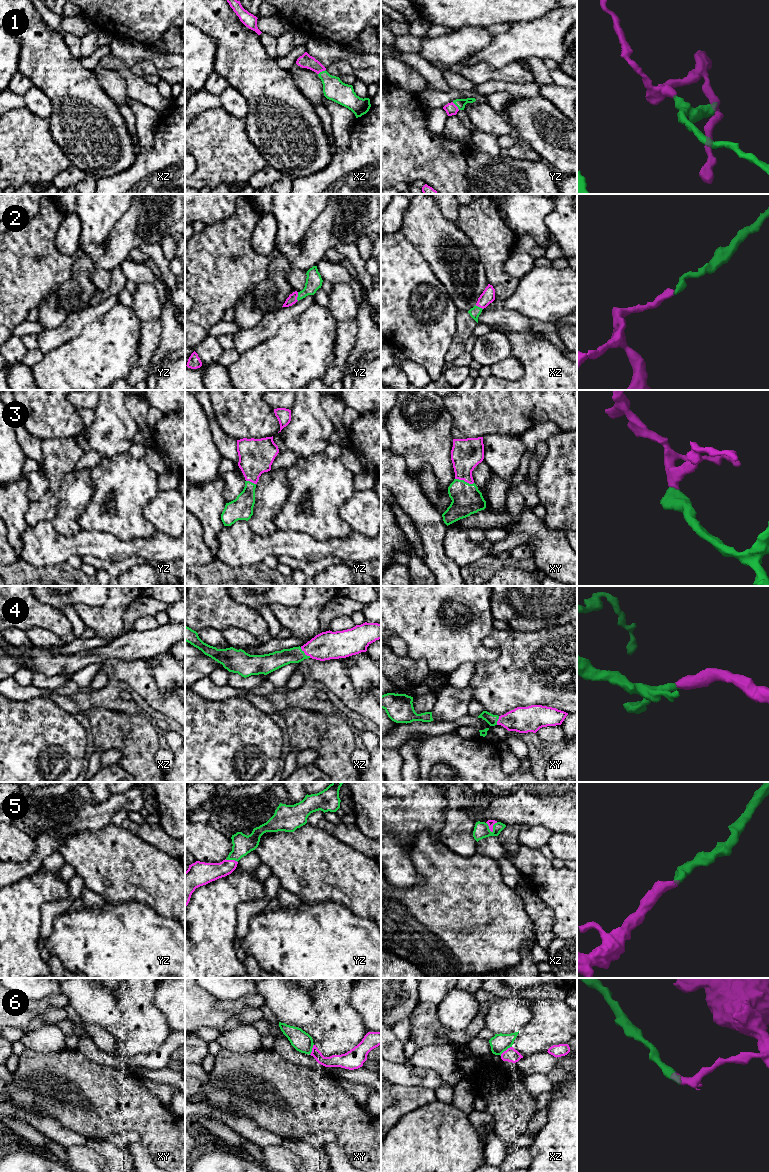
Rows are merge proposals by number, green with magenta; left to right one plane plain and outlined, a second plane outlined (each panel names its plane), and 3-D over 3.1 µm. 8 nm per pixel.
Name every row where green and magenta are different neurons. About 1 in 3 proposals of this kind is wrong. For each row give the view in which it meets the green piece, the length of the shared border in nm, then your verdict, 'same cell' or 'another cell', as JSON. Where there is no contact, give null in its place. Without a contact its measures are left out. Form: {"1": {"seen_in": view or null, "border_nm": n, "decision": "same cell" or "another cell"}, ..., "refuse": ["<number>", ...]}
{"1": {"seen_in": "xz", "border_nm": 80, "decision": "same cell"}, "2": {"seen_in": "yz", "border_nm": 70, "decision": "same cell"}, "3": {"seen_in": "xy", "border_nm": 160, "decision": "same cell"}, "4": {"seen_in": "xz", "border_nm": 120, "decision": "same cell"}, "5": {"seen_in": "xz", "border_nm": 100, "decision": "same cell"}, "6": {"seen_in": "xz", "border_nm": 120, "decision": "another cell"}, "refuse": ["6"]}

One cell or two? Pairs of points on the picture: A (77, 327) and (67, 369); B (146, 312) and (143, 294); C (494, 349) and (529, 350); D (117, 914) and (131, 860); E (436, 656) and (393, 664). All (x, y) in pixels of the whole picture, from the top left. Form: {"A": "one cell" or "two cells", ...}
{"A": "two cells", "B": "one cell", "C": "two cells", "D": "two cells", "E": "two cells"}

